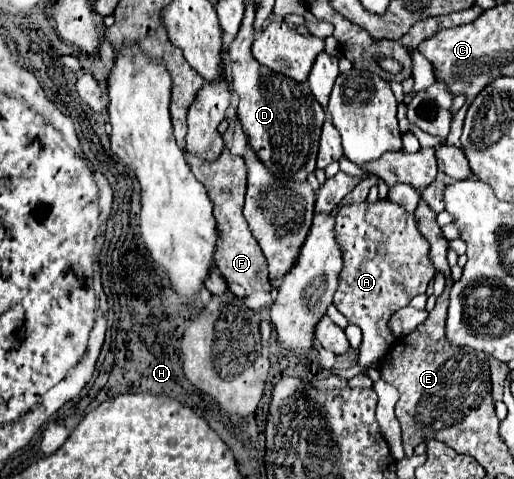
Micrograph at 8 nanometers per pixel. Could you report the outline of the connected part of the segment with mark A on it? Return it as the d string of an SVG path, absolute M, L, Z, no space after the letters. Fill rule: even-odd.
M378 200L376 204L362 202L362 204L342 206L336 214L334 232L336 232L336 242L340 246L340 252L342 252L342 270L338 274L338 290L334 292L334 306L348 318L348 322L360 326L362 334L364 334L362 344L360 344L360 360L358 360L358 364L364 372L350 378L348 386L350 388L370 388L374 382L370 380L366 370L370 366L374 366L378 360L382 360L382 356L386 356L386 350L390 350L390 346L394 344L394 334L388 328L390 316L398 308L408 306L408 302L414 296L424 294L426 286L434 278L436 270L434 270L434 266L430 266L430 260L426 258L426 254L428 254L426 240L418 234L414 214L408 214L402 206L398 206L390 200Z

